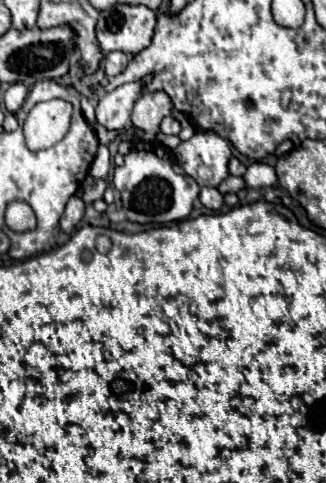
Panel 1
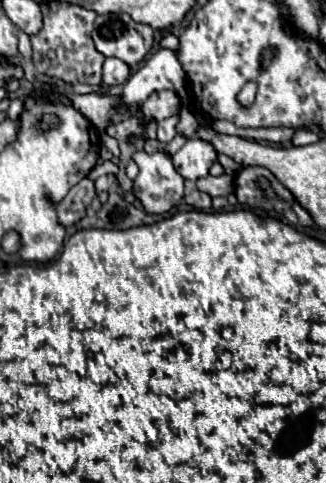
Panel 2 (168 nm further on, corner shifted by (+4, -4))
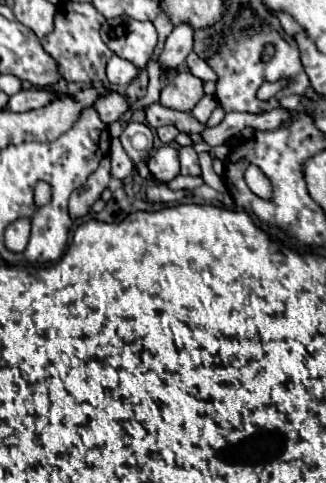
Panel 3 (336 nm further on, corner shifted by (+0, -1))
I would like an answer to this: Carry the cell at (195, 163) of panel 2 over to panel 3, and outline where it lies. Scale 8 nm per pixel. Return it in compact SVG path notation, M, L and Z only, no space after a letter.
M194 147L180 149L180 173L182 175L200 175L200 161Z

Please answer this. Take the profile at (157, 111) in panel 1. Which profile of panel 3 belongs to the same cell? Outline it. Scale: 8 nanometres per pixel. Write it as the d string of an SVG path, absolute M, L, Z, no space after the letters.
M178 71L170 83L164 85L160 93L160 105L176 111L192 111L202 95L202 81L190 75L190 71Z

